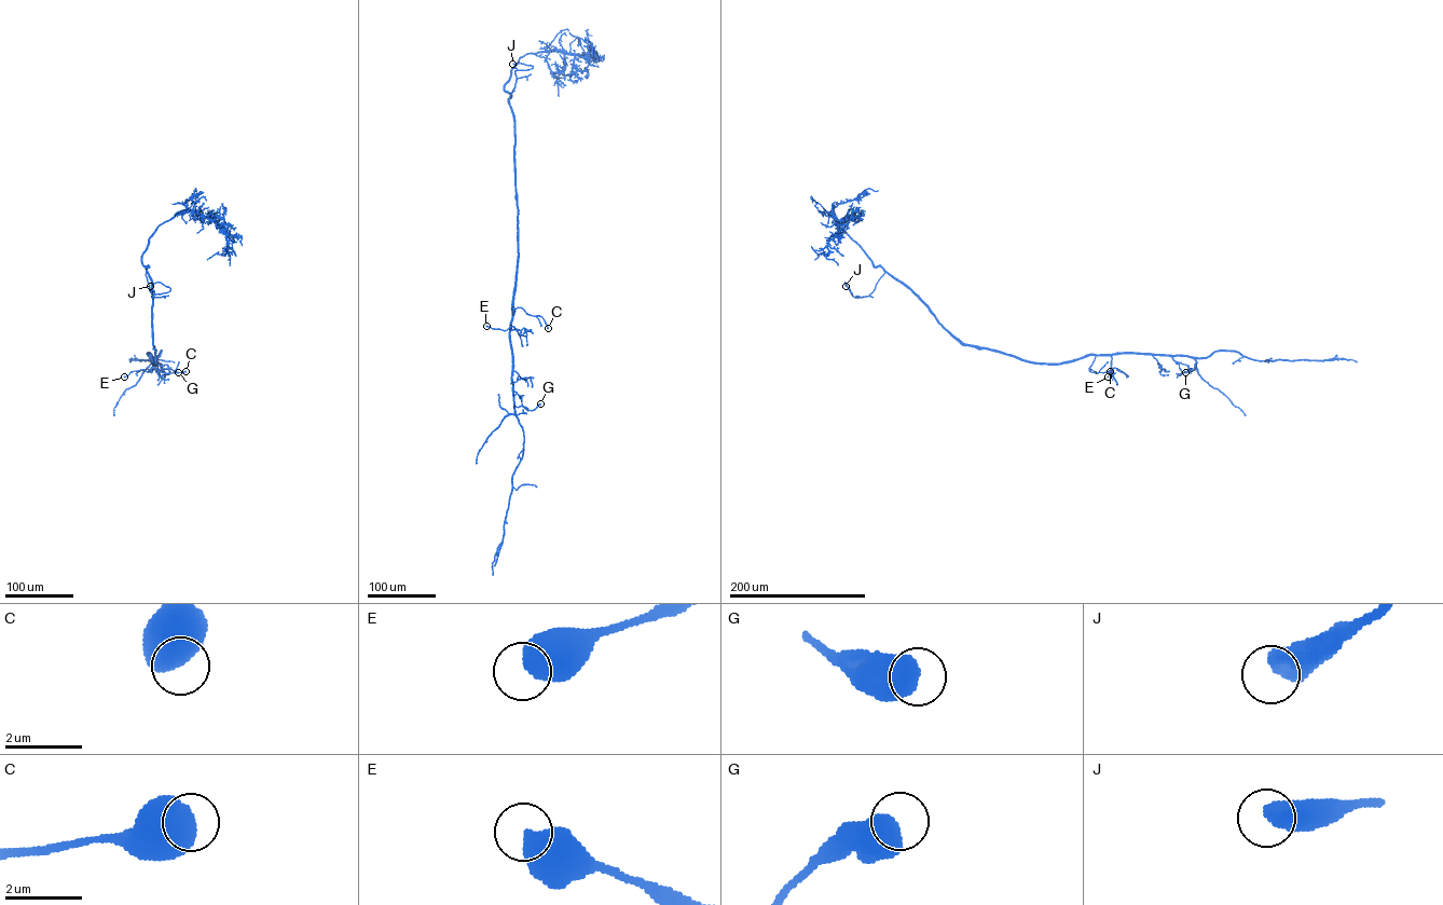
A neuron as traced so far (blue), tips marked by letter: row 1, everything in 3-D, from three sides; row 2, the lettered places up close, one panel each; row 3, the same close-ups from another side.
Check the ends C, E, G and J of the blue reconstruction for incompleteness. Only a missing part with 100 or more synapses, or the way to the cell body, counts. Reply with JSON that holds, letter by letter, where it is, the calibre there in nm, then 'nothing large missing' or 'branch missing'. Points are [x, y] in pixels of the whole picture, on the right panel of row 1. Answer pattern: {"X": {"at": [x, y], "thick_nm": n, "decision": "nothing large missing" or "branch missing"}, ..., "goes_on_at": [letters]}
{"C": {"at": [1110, 371], "thick_nm": 750, "decision": "nothing large missing"}, "E": {"at": [1108, 376], "thick_nm": 650, "decision": "nothing large missing"}, "G": {"at": [1185, 372], "thick_nm": 750, "decision": "nothing large missing"}, "J": {"at": [846, 286], "thick_nm": 550, "decision": "nothing large missing"}, "goes_on_at": []}

